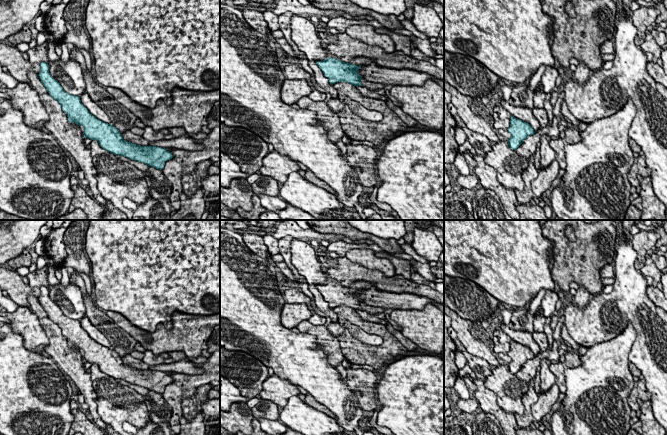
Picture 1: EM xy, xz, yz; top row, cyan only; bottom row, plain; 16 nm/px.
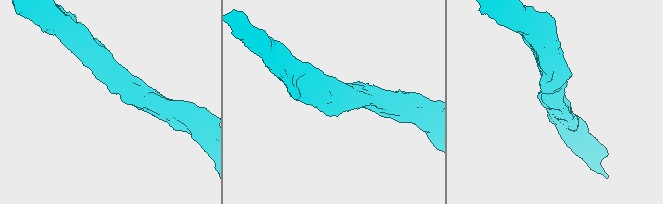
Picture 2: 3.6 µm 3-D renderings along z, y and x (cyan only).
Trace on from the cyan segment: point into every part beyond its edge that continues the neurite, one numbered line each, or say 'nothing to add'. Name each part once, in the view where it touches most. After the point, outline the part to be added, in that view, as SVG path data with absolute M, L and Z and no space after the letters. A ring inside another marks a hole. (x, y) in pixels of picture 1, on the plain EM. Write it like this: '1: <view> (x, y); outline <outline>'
1: xz (359, 285); outline M354 281L350 285L351 288L357 289L357 290L366 290L370 289L371 287L375 287L373 283L367 282L367 281ZM375 287L377 290L379 290L377 287Z

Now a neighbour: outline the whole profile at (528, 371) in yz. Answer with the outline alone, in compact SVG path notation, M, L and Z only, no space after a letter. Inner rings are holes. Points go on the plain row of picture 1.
M553 340L551 349L528 360L516 374L512 374L506 365L491 367L491 374L486 377L484 386L496 394L498 405L505 412L524 414L522 396L528 390L527 383L535 378L537 367L543 359L553 363L560 361L559 346L562 343L561 340Z

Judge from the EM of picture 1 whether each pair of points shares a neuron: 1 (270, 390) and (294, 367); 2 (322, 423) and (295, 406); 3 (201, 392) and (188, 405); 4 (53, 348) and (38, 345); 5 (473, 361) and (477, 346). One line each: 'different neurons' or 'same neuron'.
1: different neurons
2: same neuron
3: same neuron
4: different neurons
5: different neurons

